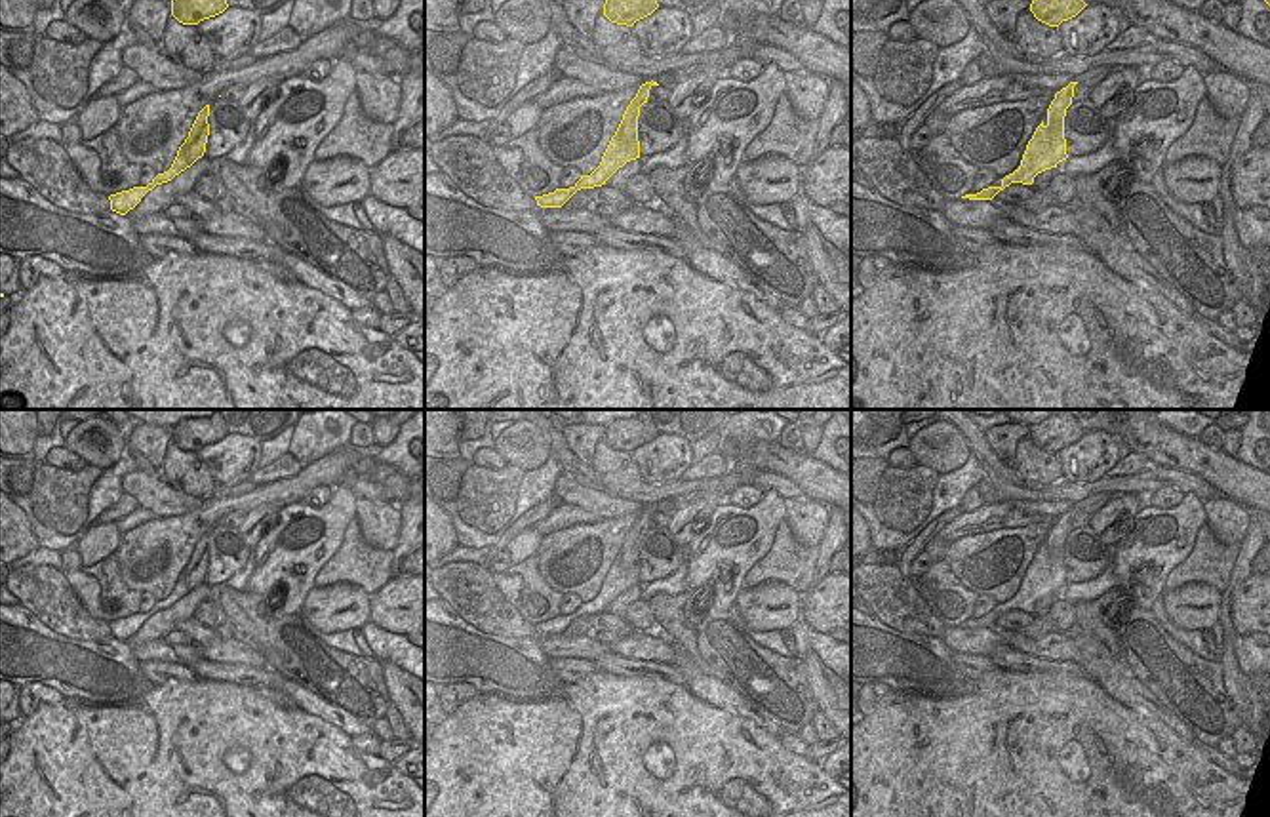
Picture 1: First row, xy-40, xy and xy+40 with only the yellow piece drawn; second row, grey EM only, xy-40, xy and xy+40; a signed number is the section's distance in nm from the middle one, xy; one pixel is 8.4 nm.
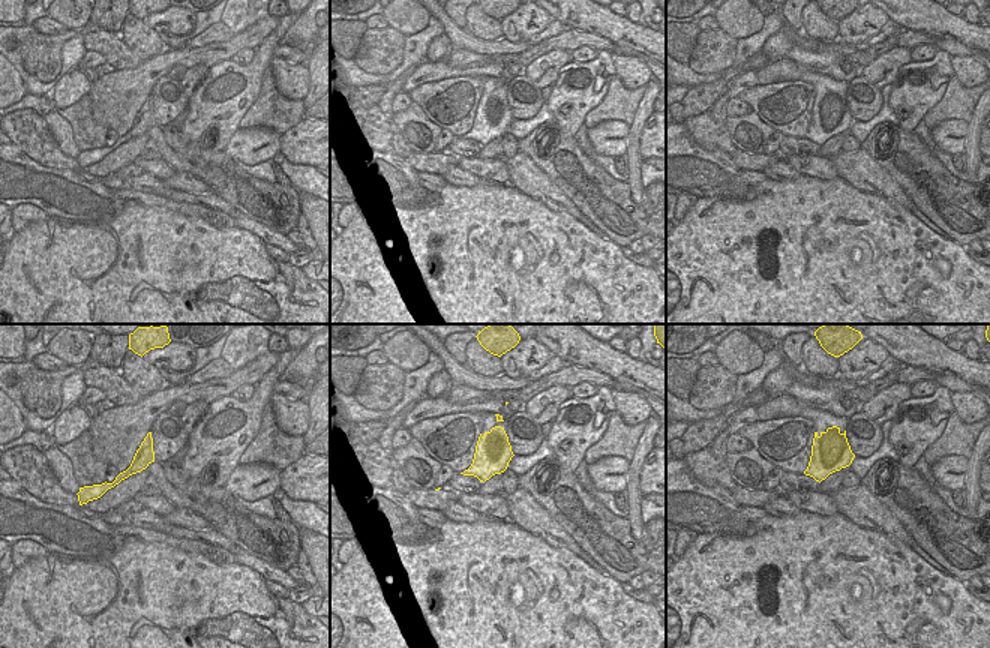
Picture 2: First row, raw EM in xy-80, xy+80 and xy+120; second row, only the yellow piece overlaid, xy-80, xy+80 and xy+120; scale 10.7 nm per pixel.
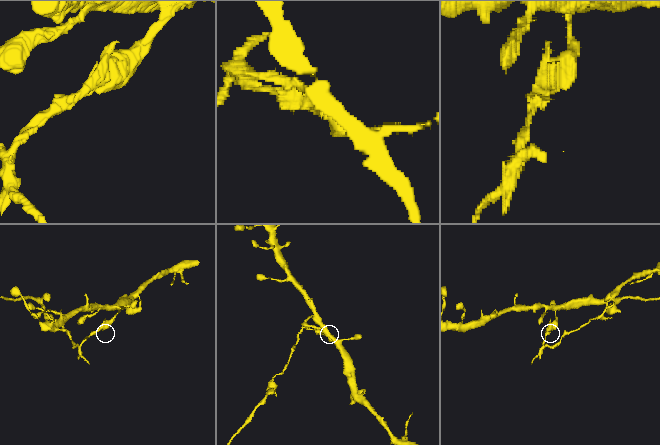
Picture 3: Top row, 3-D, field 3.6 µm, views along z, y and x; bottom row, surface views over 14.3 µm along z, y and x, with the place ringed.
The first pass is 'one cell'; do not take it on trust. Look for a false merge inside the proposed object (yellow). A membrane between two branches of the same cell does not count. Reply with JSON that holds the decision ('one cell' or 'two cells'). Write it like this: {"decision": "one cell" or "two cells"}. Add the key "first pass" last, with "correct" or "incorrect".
{"decision": "two cells", "first pass": "incorrect"}

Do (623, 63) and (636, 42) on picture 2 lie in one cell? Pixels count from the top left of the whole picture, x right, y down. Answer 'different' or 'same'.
different

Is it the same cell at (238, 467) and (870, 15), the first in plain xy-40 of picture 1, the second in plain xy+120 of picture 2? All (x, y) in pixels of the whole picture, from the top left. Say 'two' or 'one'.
one

